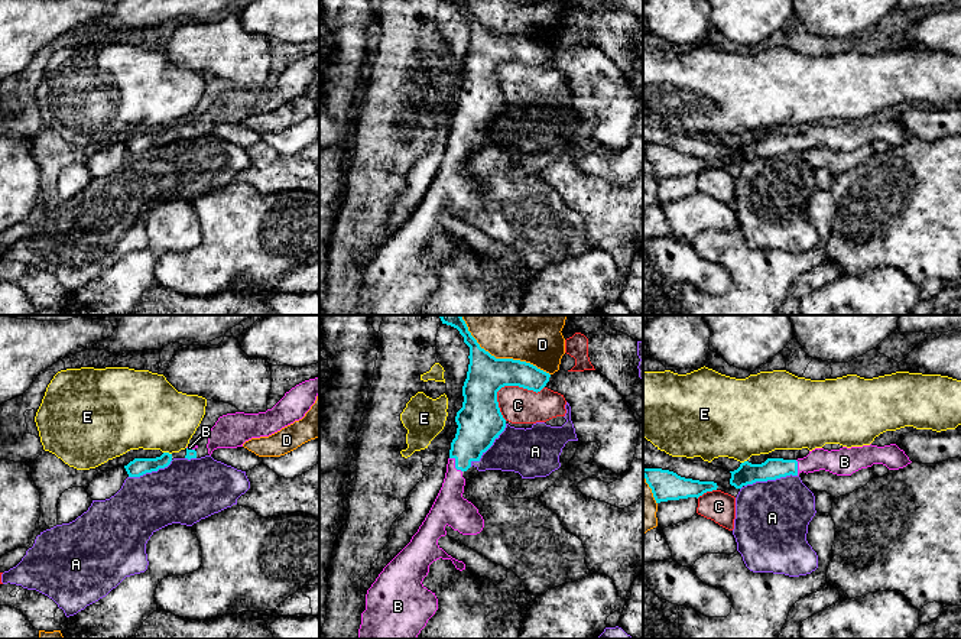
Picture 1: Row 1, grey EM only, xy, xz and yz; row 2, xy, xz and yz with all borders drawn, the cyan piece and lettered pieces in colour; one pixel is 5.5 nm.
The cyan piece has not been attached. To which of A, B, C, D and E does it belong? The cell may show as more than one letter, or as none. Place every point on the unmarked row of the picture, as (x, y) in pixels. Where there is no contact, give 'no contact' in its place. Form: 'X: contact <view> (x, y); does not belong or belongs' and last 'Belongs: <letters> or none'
A: contact xz (490, 122); does not belong
B: contact xz (455, 140); belongs
C: contact xz (507, 61); does not belong
D: contact xz (505, 35); does not belong
E: contact xy (168, 129); does not belong
Belongs: B

